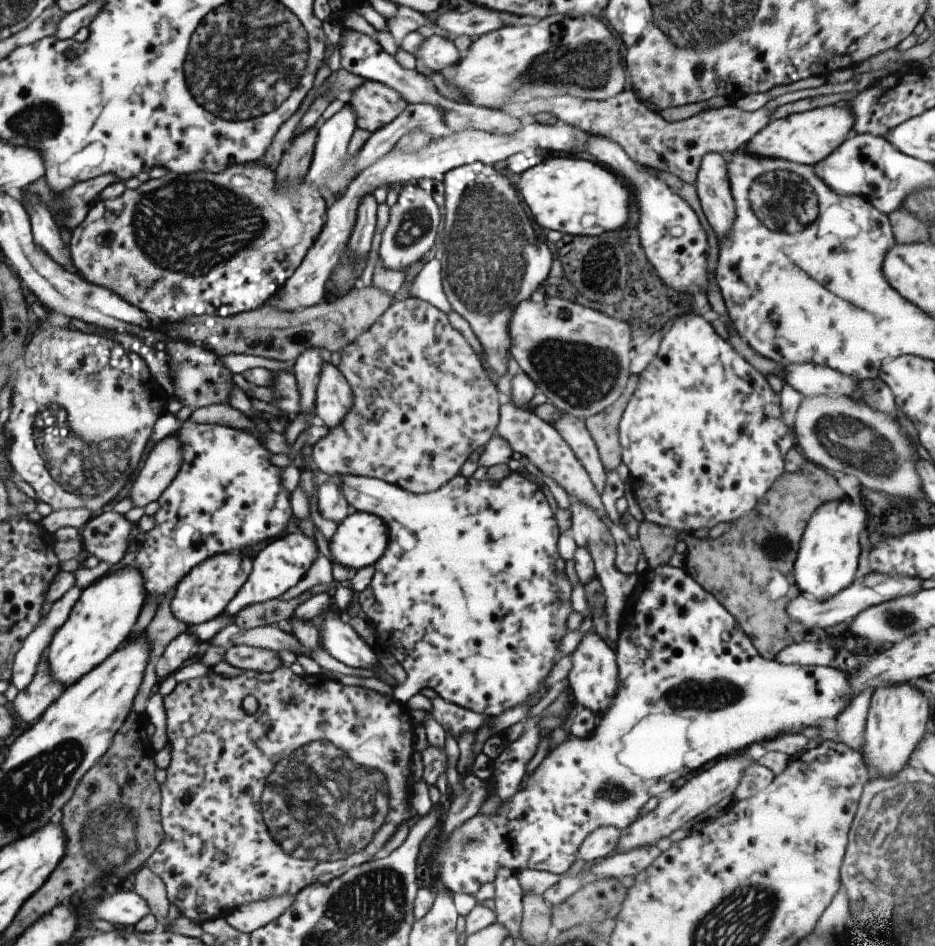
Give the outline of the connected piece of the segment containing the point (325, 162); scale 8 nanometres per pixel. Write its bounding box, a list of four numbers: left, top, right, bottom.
[304,103,357,198]

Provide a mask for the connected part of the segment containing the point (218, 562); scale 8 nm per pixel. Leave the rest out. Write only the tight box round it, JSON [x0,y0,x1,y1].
[170,552,253,629]

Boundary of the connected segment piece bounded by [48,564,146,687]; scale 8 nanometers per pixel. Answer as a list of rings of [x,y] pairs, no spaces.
[[[134,564],[110,572],[85,588],[68,620],[55,631],[48,645],[50,676],[69,687],[102,664],[133,634],[145,603],[144,578]]]

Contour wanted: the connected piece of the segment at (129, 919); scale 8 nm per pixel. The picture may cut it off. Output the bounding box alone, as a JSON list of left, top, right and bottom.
[92,891,150,928]

